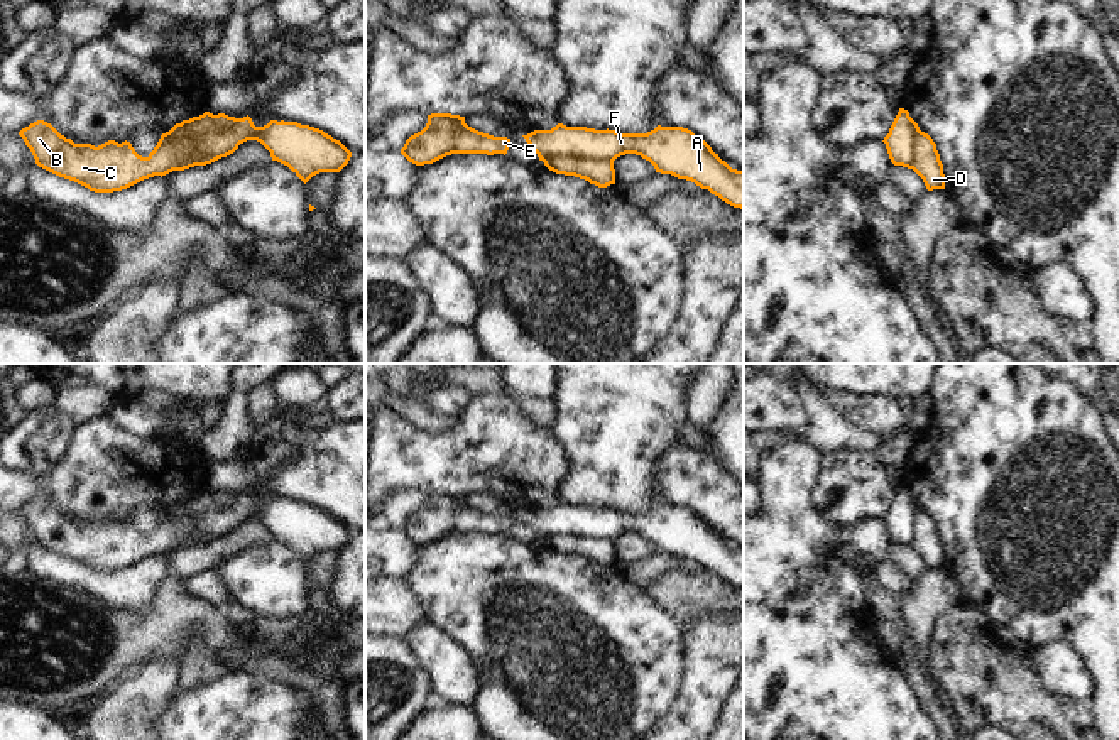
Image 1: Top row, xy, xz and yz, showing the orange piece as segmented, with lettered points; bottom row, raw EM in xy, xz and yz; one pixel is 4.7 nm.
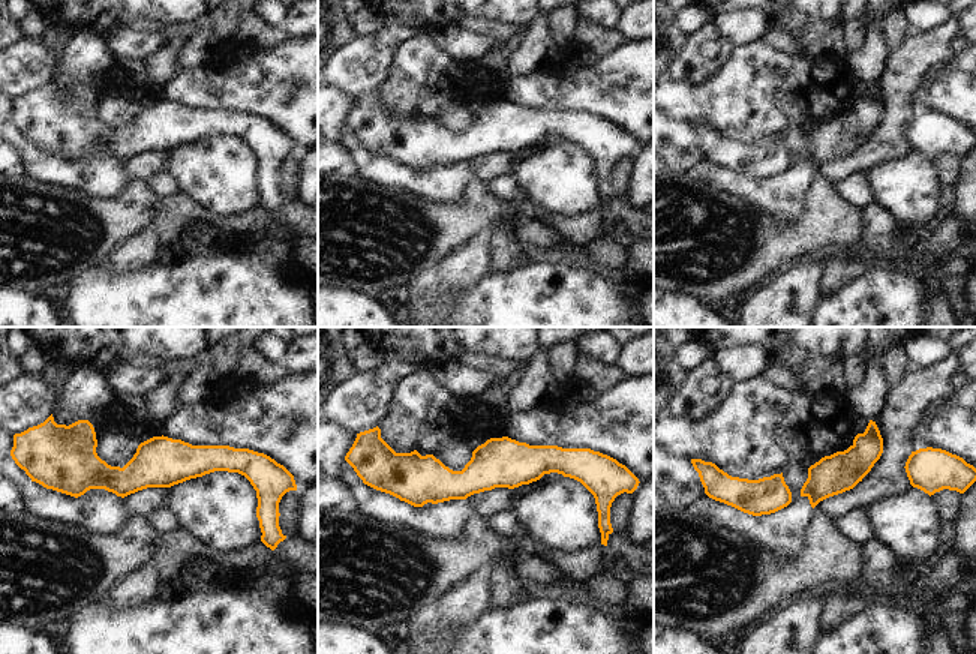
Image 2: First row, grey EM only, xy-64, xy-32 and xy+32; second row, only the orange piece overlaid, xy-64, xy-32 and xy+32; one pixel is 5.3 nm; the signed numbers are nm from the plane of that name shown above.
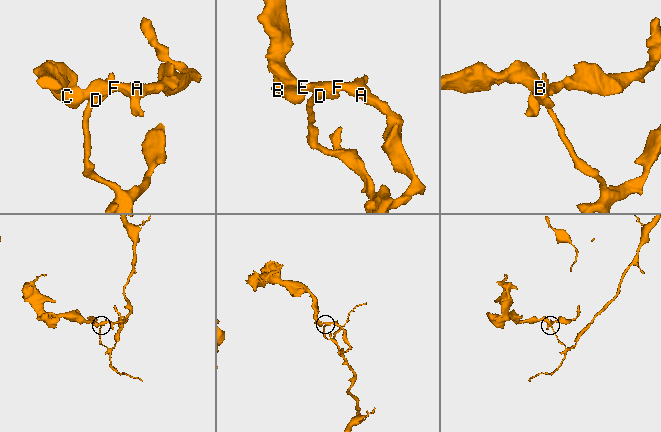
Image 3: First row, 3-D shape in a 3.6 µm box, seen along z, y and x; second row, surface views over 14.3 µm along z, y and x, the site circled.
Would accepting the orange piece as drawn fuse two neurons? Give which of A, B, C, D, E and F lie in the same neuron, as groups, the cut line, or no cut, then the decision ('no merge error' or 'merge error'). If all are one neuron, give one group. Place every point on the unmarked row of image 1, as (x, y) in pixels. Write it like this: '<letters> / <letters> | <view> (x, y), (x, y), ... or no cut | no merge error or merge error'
A B C E F / D | xy (174, 522), (181, 519), (193, 538), (210, 541) | merge error

